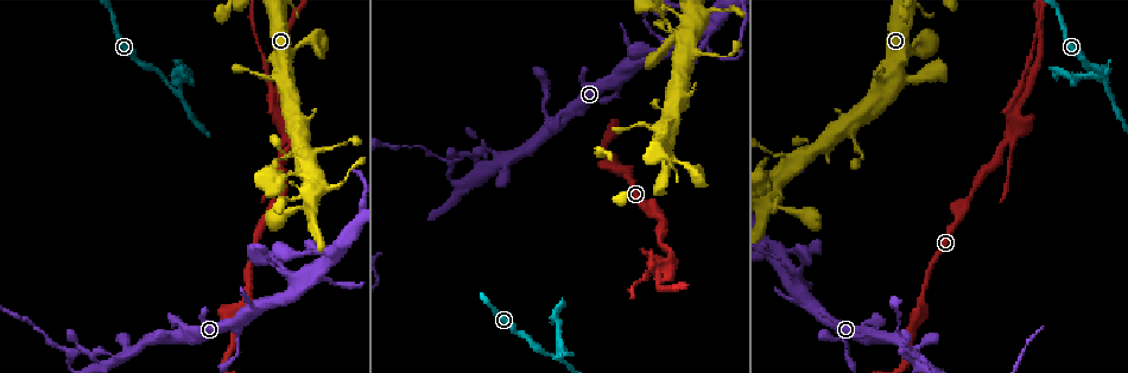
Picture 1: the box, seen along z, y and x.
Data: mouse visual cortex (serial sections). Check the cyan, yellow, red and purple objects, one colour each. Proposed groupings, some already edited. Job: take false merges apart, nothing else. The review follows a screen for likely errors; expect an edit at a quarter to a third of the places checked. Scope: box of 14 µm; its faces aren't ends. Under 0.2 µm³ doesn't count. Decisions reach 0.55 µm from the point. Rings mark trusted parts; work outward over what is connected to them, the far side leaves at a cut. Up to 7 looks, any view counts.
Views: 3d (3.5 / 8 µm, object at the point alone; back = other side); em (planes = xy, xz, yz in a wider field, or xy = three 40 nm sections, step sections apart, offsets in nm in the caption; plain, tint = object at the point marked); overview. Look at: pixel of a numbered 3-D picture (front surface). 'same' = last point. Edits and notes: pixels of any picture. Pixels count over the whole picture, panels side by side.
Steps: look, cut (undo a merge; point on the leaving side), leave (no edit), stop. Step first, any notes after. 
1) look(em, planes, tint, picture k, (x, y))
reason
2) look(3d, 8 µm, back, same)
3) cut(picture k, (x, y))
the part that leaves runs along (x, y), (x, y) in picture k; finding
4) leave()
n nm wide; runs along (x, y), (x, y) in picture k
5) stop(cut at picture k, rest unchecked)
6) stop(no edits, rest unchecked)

look(3d, 8 µm, picture 1, (658, 265))
calibre changes

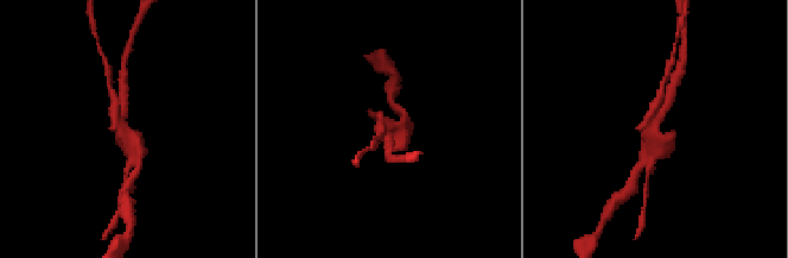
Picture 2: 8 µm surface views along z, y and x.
look(em, xy, step 5, tint, picture 2, (651, 126))
now the EM

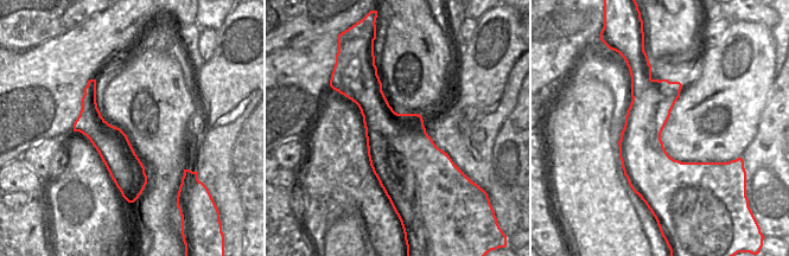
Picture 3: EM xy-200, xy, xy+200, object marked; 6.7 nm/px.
cut(picture 2, (660, 94))
460 nm wide; border along (394, 113), (419, 216) in picture 3; two cells meet here

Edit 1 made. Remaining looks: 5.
look(3d, 3.5 µm, picture 1, (1110, 91))
branch point

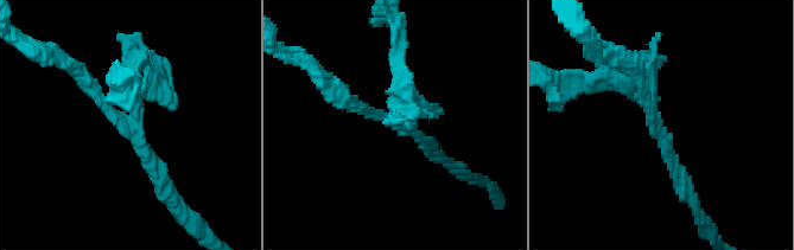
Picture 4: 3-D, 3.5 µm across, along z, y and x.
look(em, xy, step 2, plain, picture 4, (383, 114))
now the EM

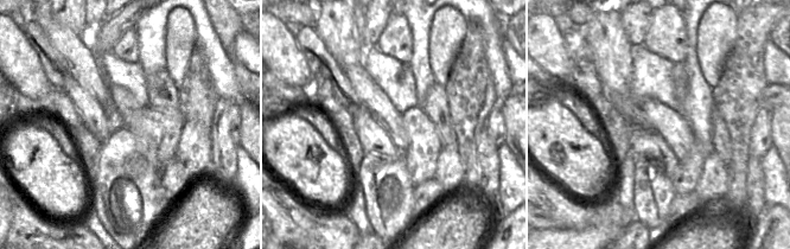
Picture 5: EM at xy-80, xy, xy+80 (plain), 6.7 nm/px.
look(em, xy, step 2, tint, same)
where the object lies

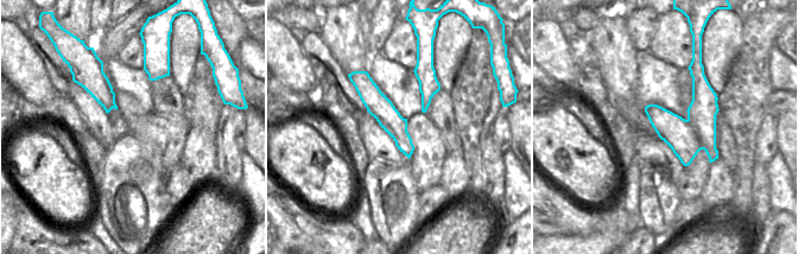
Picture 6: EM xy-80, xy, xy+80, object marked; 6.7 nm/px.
cut(picture 4, (147, 93))
the part that leaves runs along (131, 113), (131, 72), (134, 84) in picture 4; two cells meet here

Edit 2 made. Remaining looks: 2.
look(3d, 8 µm, picture 1, (94, 358))
thick turns thin

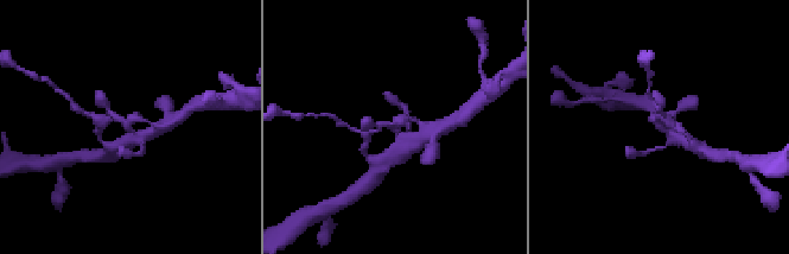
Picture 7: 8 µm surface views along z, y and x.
look(em, xy, step 2, tint, picture 7, (659, 127))
now the EM

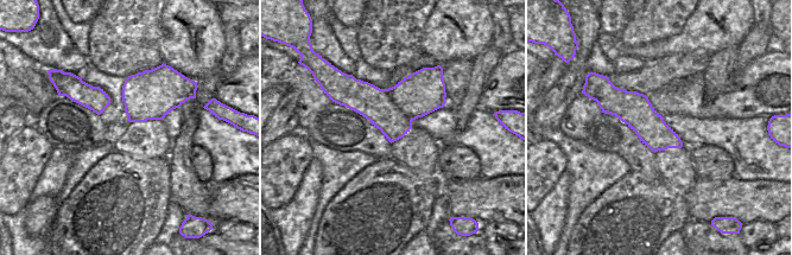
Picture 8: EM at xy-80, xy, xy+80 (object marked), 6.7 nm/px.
leave()
320 nm wide; runs along (596, 87), (678, 145) in picture 8; continuous, no second cell

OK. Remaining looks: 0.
stop(cut at picture 2, cut at picture 4, rest unchecked)

